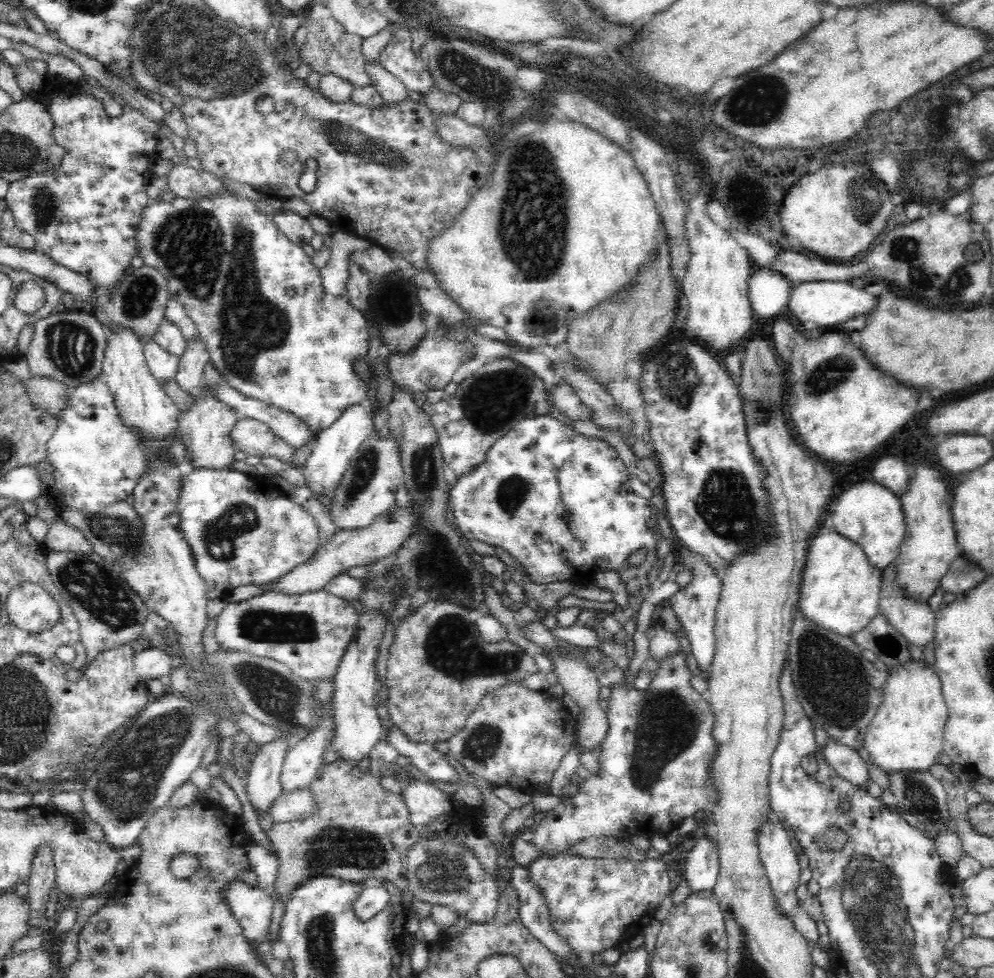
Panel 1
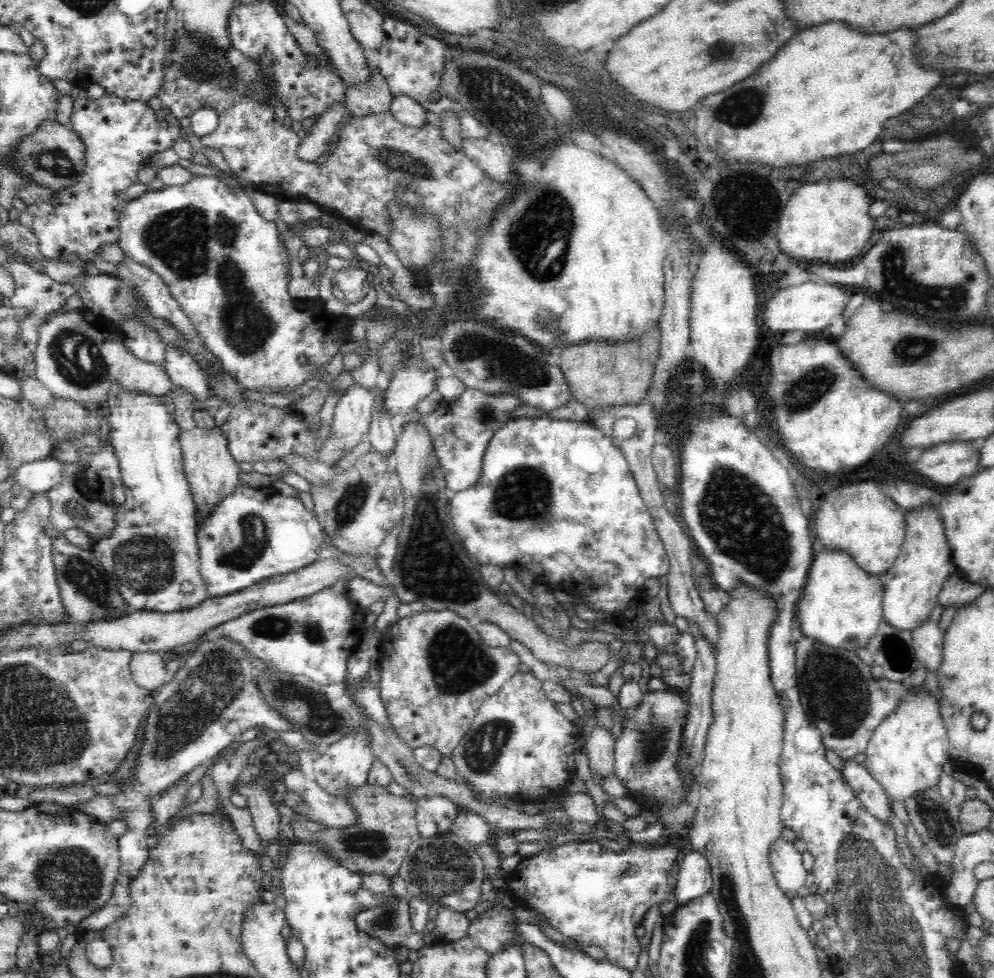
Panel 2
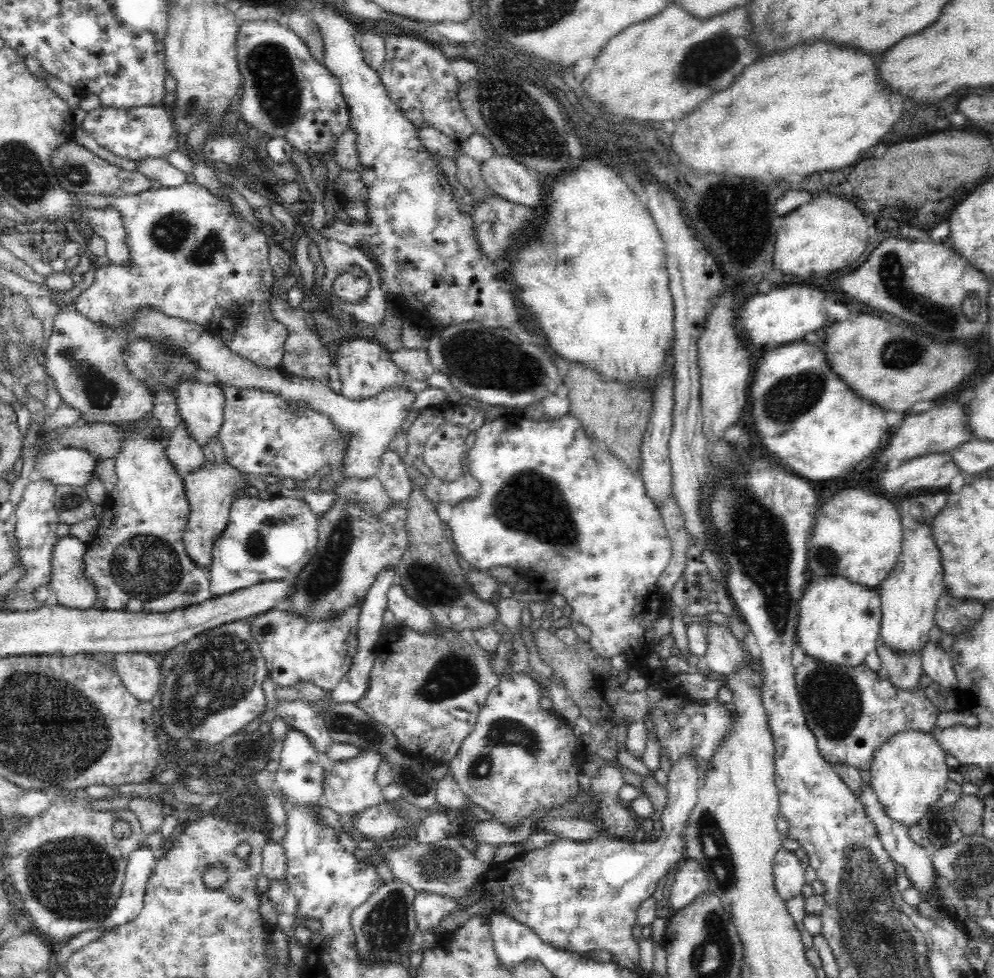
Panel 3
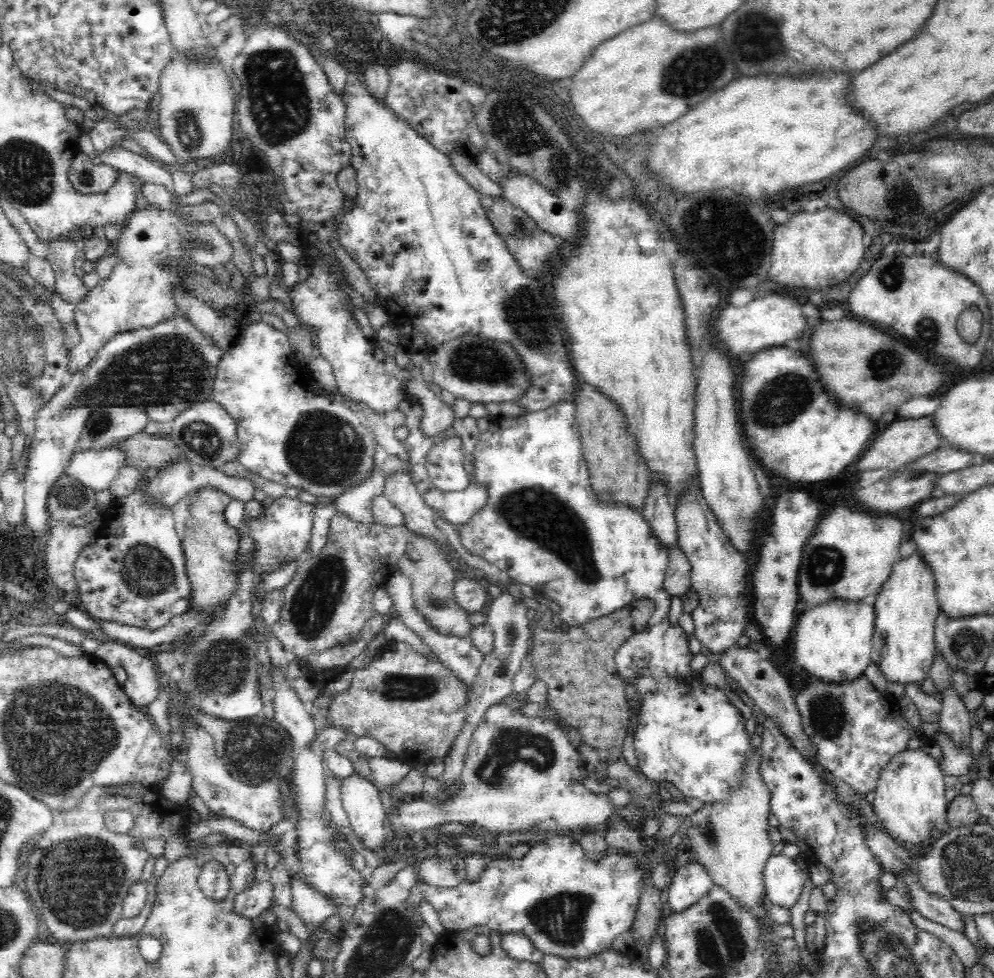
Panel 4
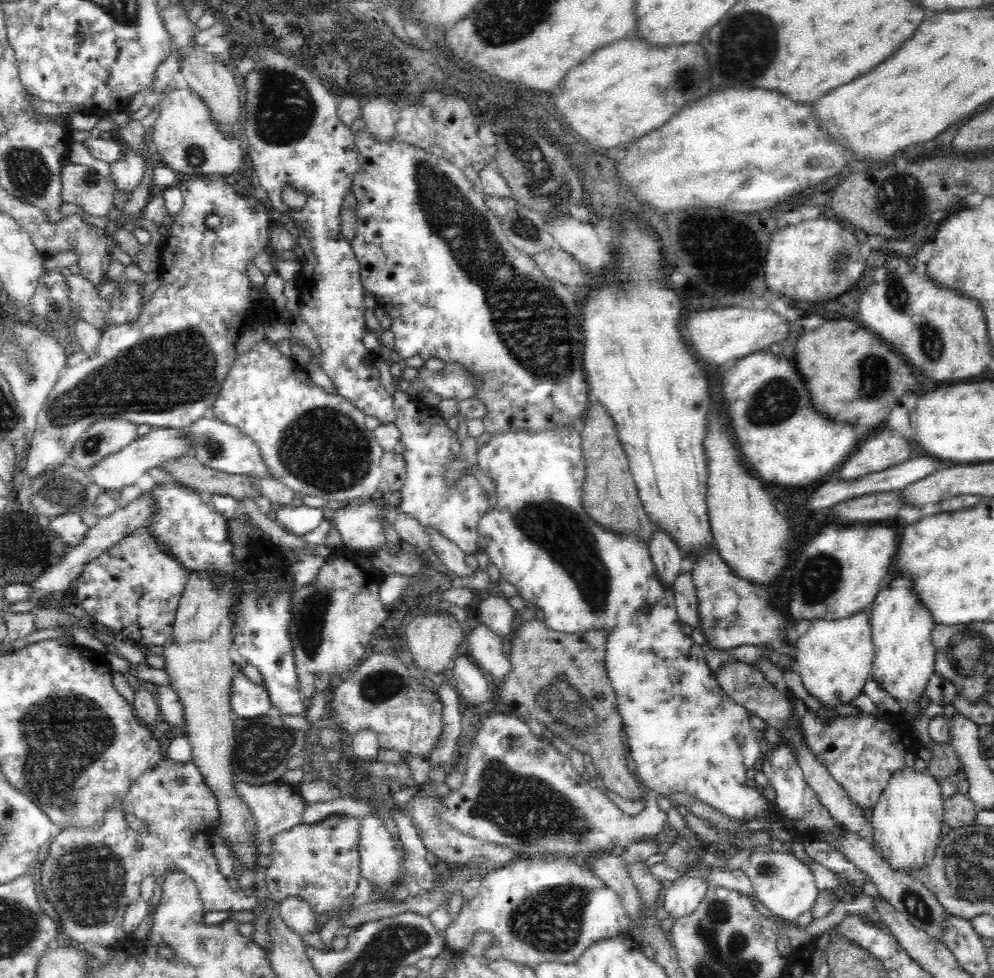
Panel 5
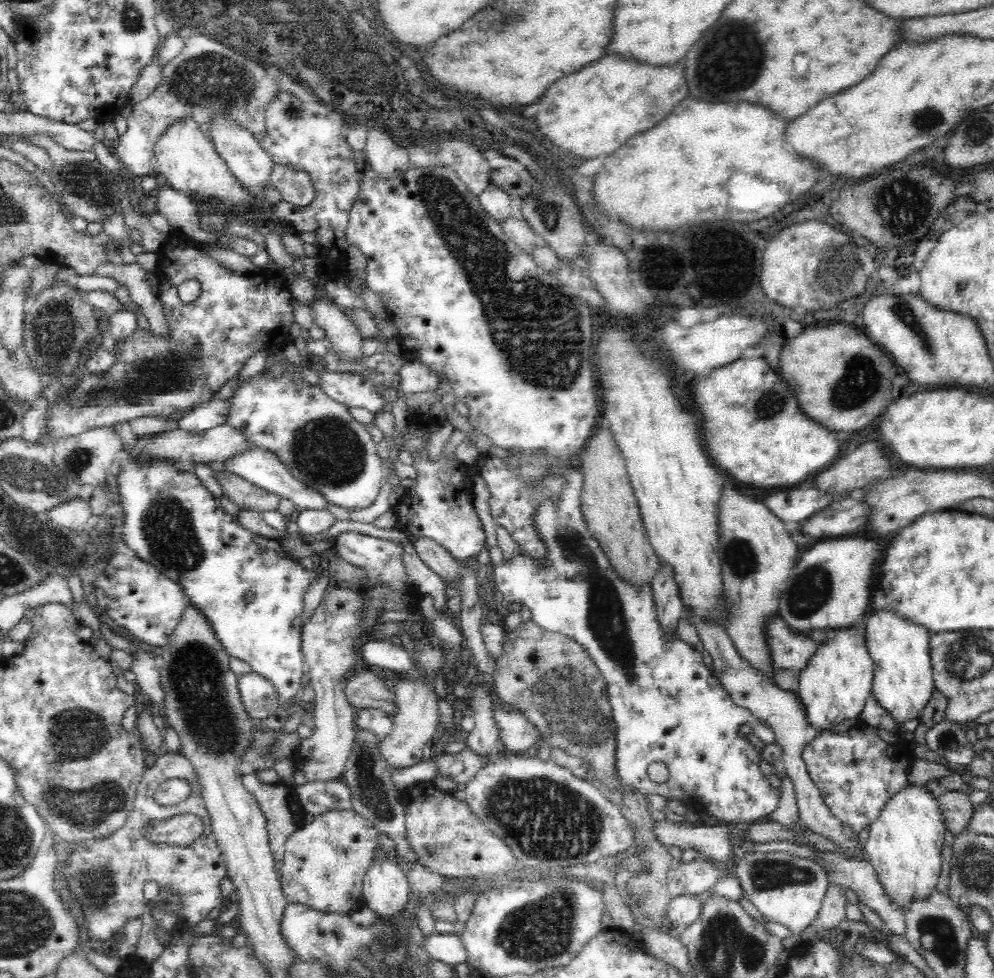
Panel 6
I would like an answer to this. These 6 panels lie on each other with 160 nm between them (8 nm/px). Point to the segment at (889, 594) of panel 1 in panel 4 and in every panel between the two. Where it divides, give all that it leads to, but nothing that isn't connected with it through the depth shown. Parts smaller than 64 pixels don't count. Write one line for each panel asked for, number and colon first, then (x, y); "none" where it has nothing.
2: (927, 639)
3: (938, 665)
4: (954, 721)

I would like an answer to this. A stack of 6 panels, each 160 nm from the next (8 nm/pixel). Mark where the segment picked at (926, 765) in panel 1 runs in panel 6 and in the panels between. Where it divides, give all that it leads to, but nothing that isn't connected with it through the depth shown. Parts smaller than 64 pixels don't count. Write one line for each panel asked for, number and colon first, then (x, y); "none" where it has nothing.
2: (907, 750)
3: (908, 772)
4: (910, 796)
5: (906, 822)
6: (905, 846)

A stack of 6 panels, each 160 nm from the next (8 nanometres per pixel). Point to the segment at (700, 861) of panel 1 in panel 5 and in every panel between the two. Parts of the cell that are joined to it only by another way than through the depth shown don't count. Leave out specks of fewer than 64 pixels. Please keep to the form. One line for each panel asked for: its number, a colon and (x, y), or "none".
2: (694, 875)
3: (690, 881)
4: (689, 883)
5: (679, 899)

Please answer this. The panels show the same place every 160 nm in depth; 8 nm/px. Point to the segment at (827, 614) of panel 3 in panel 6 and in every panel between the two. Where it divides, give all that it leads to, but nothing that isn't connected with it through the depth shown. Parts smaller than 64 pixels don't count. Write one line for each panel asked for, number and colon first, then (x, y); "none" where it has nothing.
4: (833, 641)
5: (834, 658)
6: (834, 685)

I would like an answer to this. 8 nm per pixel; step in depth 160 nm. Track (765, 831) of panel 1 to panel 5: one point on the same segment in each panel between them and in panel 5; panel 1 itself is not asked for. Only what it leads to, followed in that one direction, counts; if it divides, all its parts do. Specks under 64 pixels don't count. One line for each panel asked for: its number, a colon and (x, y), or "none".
2: (786, 862)
3: (789, 877)
4: (783, 878)
5: (785, 885)

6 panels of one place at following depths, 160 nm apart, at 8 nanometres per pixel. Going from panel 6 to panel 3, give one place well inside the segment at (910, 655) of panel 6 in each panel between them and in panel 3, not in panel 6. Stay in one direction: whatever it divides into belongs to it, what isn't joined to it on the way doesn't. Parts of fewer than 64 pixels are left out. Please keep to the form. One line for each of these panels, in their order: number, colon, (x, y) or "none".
3: (909, 594)
4: (906, 609)
5: (901, 626)

